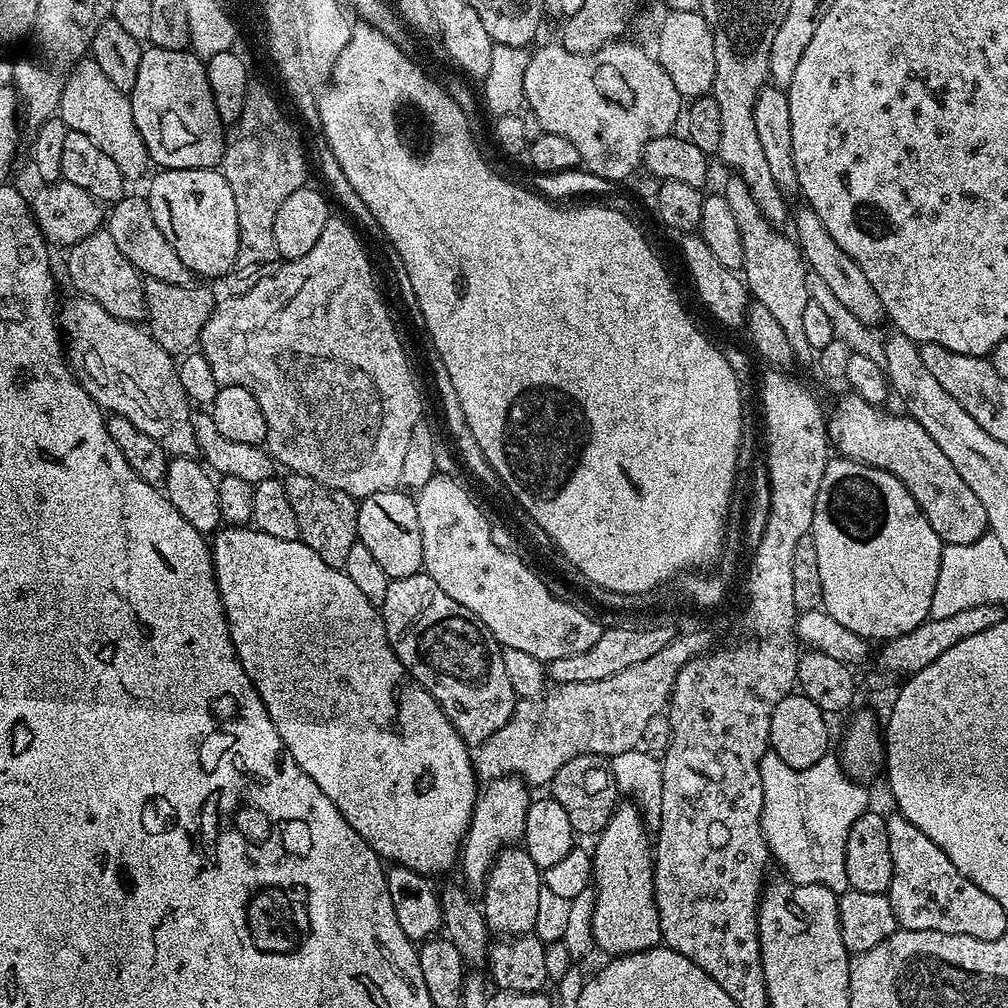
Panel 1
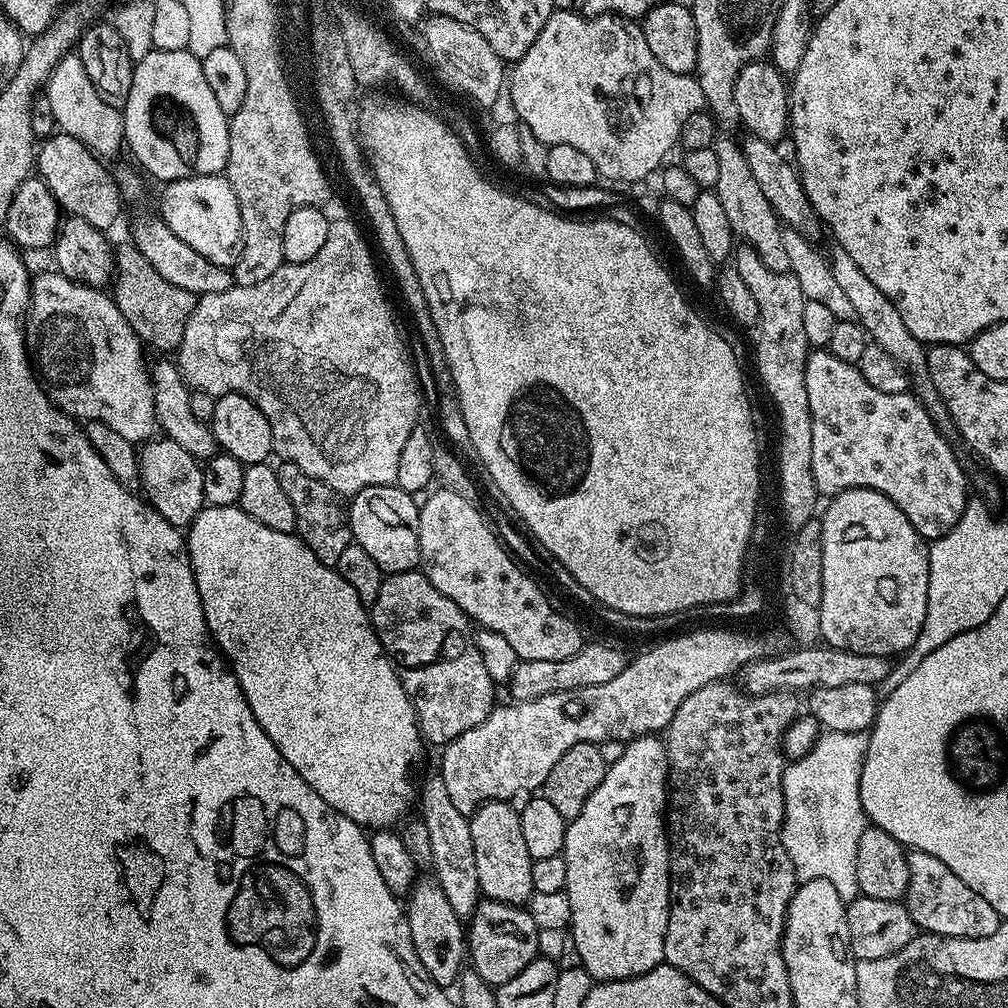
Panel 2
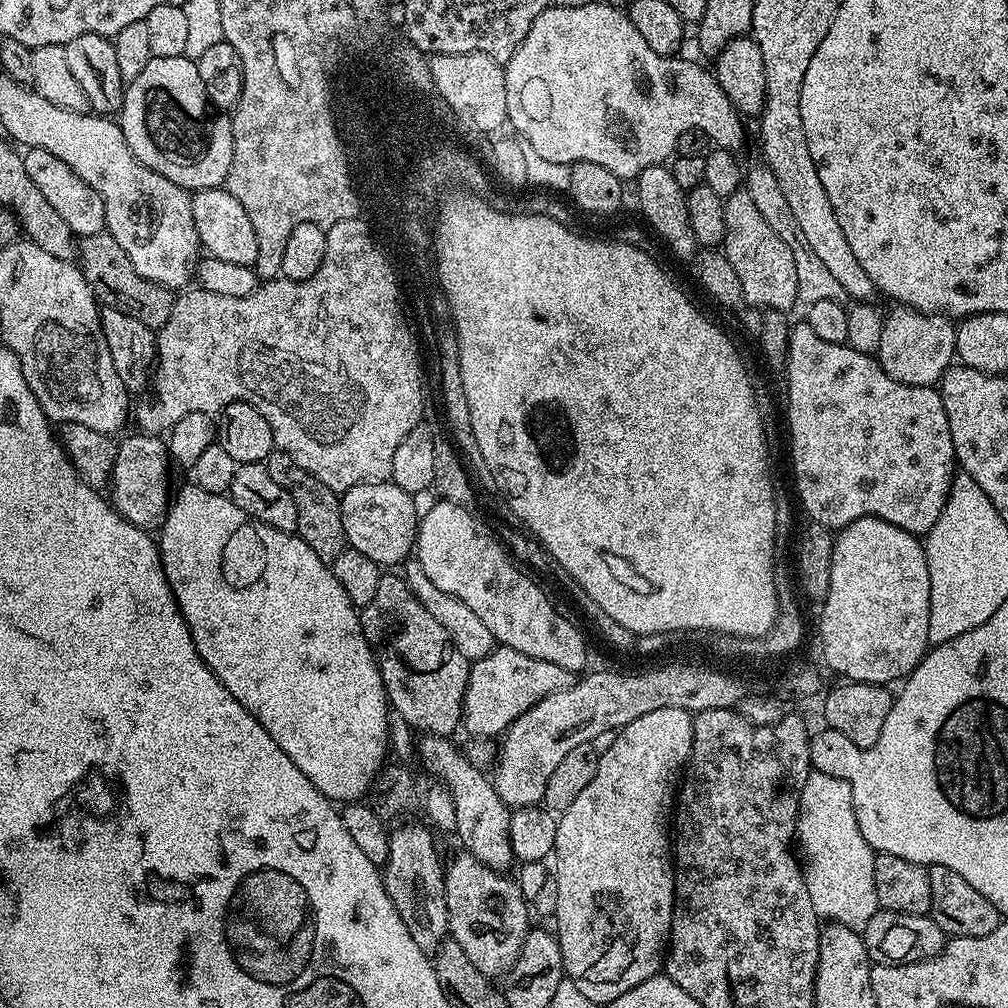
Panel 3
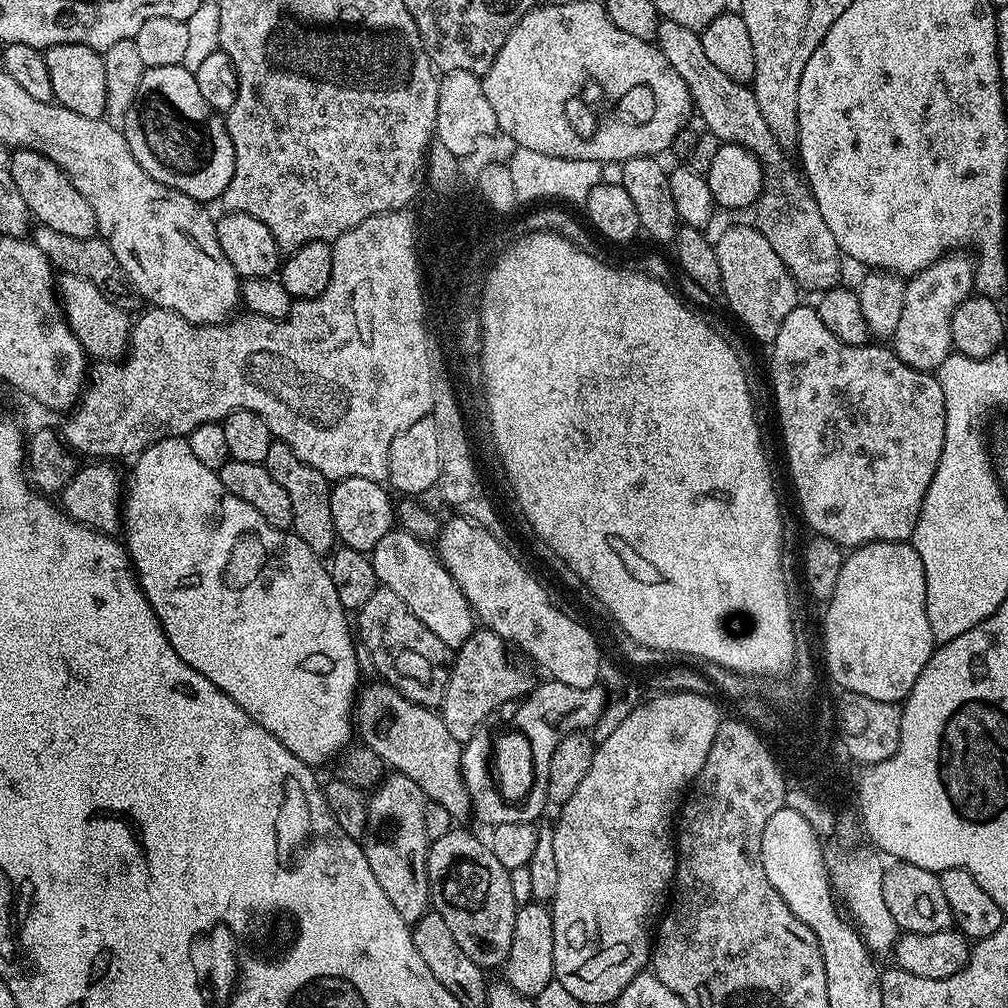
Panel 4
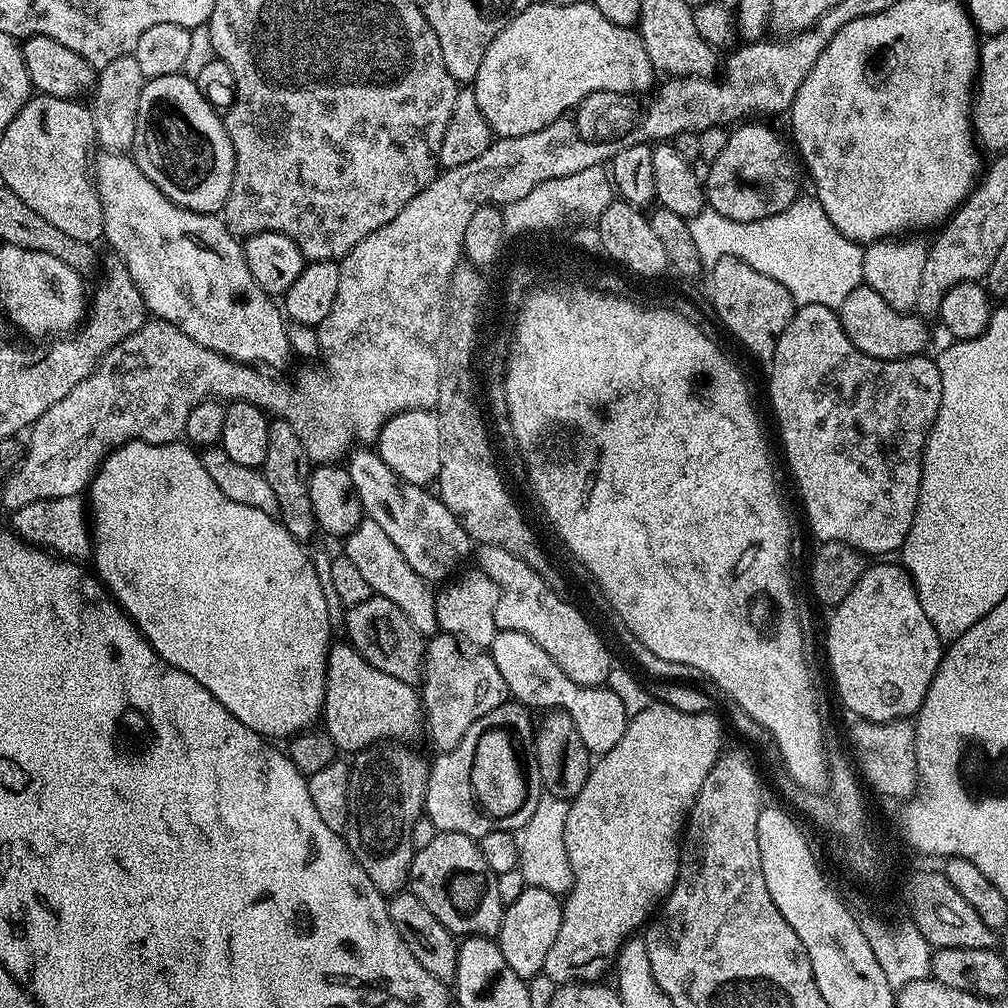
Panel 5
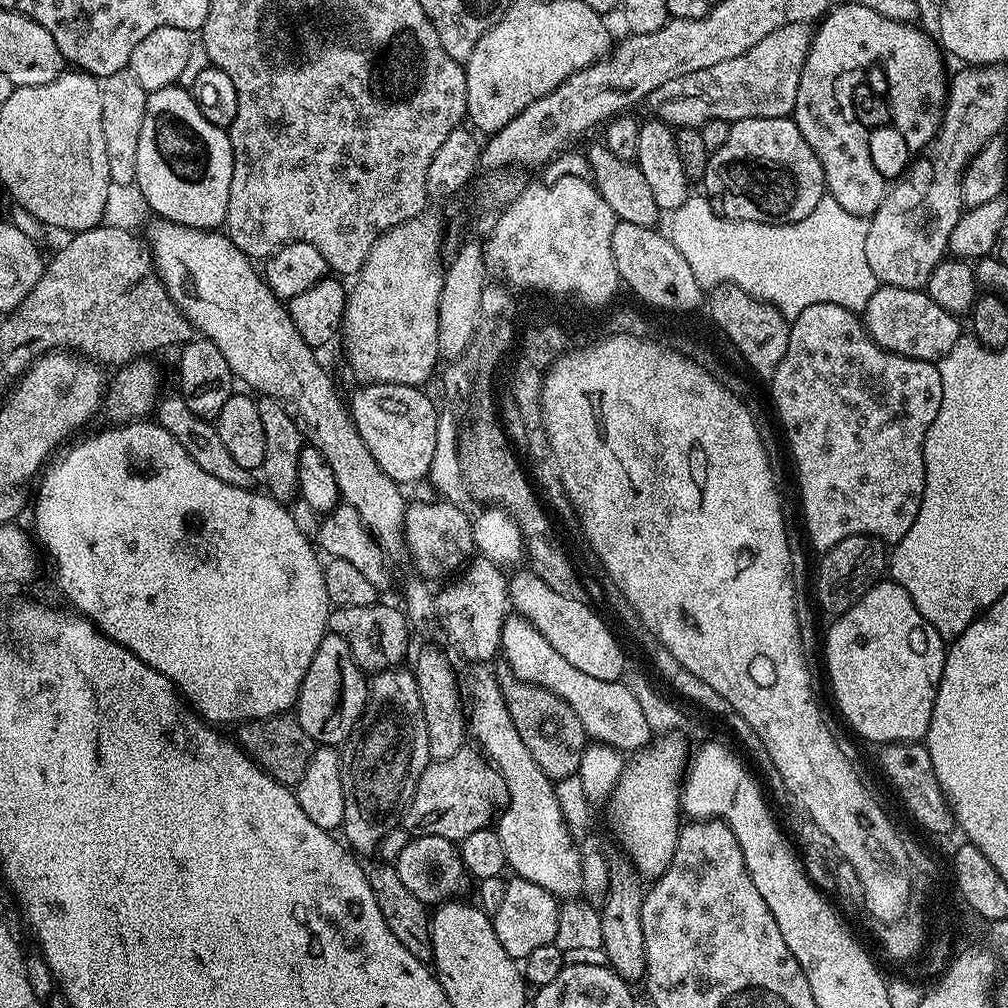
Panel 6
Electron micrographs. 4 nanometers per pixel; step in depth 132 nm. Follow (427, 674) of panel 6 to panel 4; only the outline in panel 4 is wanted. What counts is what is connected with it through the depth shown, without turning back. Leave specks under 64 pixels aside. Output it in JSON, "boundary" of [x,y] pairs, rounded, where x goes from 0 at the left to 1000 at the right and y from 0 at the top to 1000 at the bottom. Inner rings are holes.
{"boundary":[[[481,622],[469,626],[458,642],[451,644],[442,688],[435,705],[442,716],[442,724],[446,724],[446,729],[457,739],[466,733],[474,719],[492,708],[487,706],[494,705],[499,698],[515,695],[528,686],[530,675],[504,652],[504,646],[506,643],[501,635]]]}

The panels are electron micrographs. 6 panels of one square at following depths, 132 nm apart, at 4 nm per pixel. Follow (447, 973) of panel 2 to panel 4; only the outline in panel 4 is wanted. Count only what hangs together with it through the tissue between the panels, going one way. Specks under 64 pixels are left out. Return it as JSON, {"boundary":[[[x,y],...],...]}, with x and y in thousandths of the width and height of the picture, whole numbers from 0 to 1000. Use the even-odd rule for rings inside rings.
{"boundary":[[[396,768],[382,769],[375,781],[365,790],[365,823],[359,834],[363,847],[363,855],[367,855],[367,863],[371,871],[375,871],[375,879],[383,886],[383,891],[391,895],[391,903],[399,907],[399,911],[406,919],[413,917],[427,904],[427,875],[425,874],[425,839],[421,814],[422,792],[419,784],[407,772]]]}

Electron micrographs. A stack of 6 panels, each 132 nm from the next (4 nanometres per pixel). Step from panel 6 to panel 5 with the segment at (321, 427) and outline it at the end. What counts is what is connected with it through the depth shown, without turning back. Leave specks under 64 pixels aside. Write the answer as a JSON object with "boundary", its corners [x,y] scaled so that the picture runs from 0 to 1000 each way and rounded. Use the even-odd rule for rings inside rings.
{"boundary":[[[100,150],[94,156],[93,182],[95,184],[95,191],[101,202],[101,216],[103,217],[102,237],[104,239],[107,238],[108,244],[111,245],[108,247],[119,255],[129,272],[129,276],[133,276],[133,284],[137,284],[137,288],[141,292],[144,307],[151,311],[154,316],[164,317],[173,323],[177,323],[177,327],[181,327],[181,331],[192,335],[192,339],[196,339],[196,343],[204,343],[204,347],[212,347],[237,361],[261,363],[266,367],[274,367],[270,365],[278,365],[285,359],[286,353],[289,354],[291,352],[291,347],[285,337],[286,321],[279,303],[271,295],[265,294],[260,288],[260,284],[256,284],[256,280],[252,280],[252,272],[248,272],[248,264],[244,264],[244,256],[242,255],[239,239],[231,234],[230,229],[222,223],[222,219],[217,213],[208,210],[193,210],[188,206],[177,204],[169,196],[165,196],[165,192],[161,192],[161,188],[157,188],[157,185],[153,185],[153,181],[149,181],[149,177],[145,177],[145,173],[141,173],[141,169],[135,164],[135,160],[130,154],[121,151]]]}

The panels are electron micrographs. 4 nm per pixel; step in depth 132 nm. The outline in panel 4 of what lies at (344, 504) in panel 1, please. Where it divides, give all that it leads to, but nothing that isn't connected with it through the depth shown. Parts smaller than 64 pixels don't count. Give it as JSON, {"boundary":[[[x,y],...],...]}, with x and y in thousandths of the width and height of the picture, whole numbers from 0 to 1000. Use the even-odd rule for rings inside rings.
{"boundary":[[[271,436],[268,446],[264,446],[261,462],[268,466],[268,474],[272,474],[272,478],[276,478],[276,482],[280,482],[288,493],[288,503],[292,505],[289,527],[300,534],[300,538],[304,538],[304,542],[308,542],[314,552],[324,553],[335,540],[331,513],[327,510],[327,477],[315,470],[312,462],[304,462],[304,458],[300,458],[300,454],[296,454],[296,450],[284,442],[284,438],[276,436]]]}

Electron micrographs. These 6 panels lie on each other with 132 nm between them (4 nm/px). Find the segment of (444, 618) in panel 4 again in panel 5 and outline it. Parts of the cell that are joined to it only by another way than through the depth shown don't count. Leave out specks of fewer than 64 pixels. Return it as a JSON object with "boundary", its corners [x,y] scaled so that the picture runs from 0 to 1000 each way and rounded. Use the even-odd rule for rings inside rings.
{"boundary":[[[364,514],[358,515],[357,521],[347,531],[340,533],[339,540],[341,540],[340,551],[344,552],[347,558],[351,558],[351,562],[355,562],[359,573],[367,577],[372,590],[391,597],[391,601],[395,601],[395,605],[403,609],[411,625],[419,629],[429,629],[434,626],[433,592],[430,580],[420,575],[407,563],[398,547],[387,538],[386,531],[375,522],[374,518]]]}

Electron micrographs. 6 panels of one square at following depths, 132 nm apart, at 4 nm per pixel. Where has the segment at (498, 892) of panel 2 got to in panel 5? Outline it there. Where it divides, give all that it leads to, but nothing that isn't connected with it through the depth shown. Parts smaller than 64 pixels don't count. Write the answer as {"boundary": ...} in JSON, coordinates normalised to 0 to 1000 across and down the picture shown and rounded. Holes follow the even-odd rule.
{"boundary":[[[330,638],[325,645],[319,722],[334,743],[344,748],[378,736],[409,736],[419,726],[418,688],[410,680],[379,669],[375,661],[367,661],[348,639]]]}

